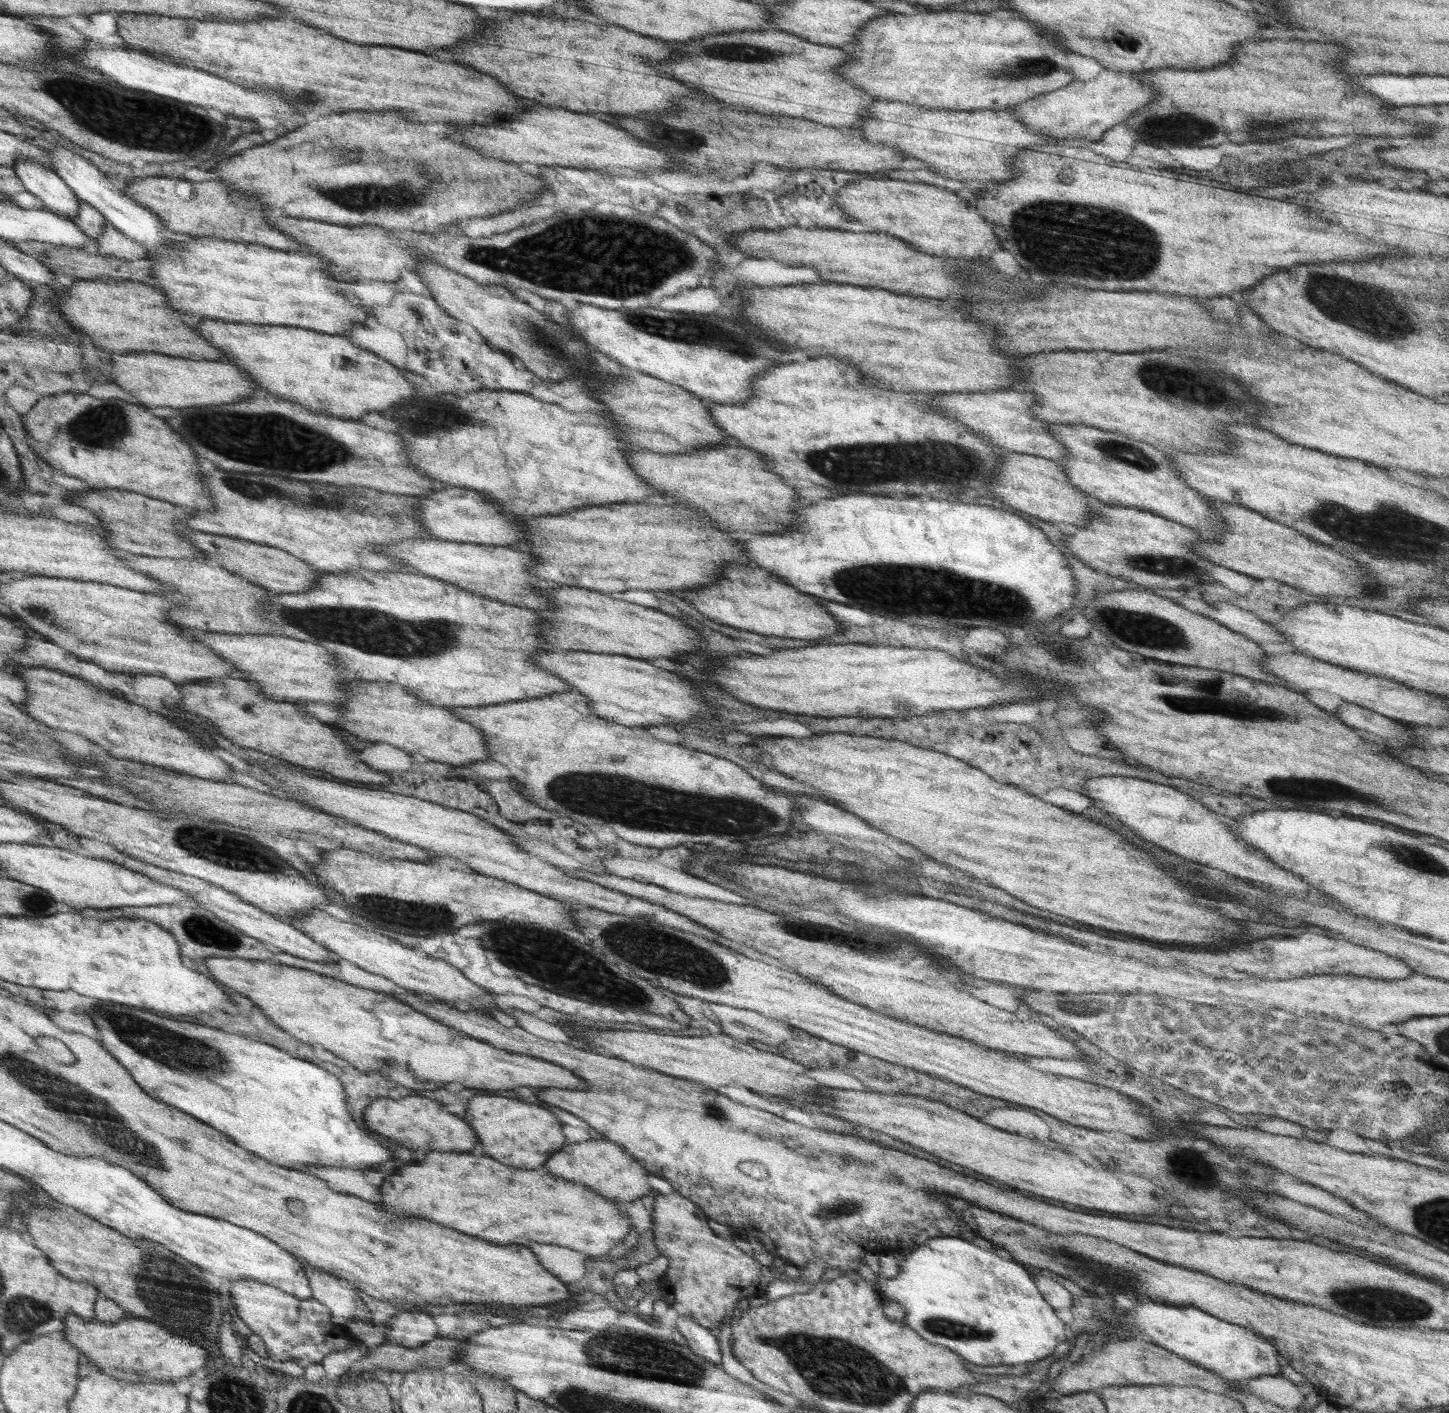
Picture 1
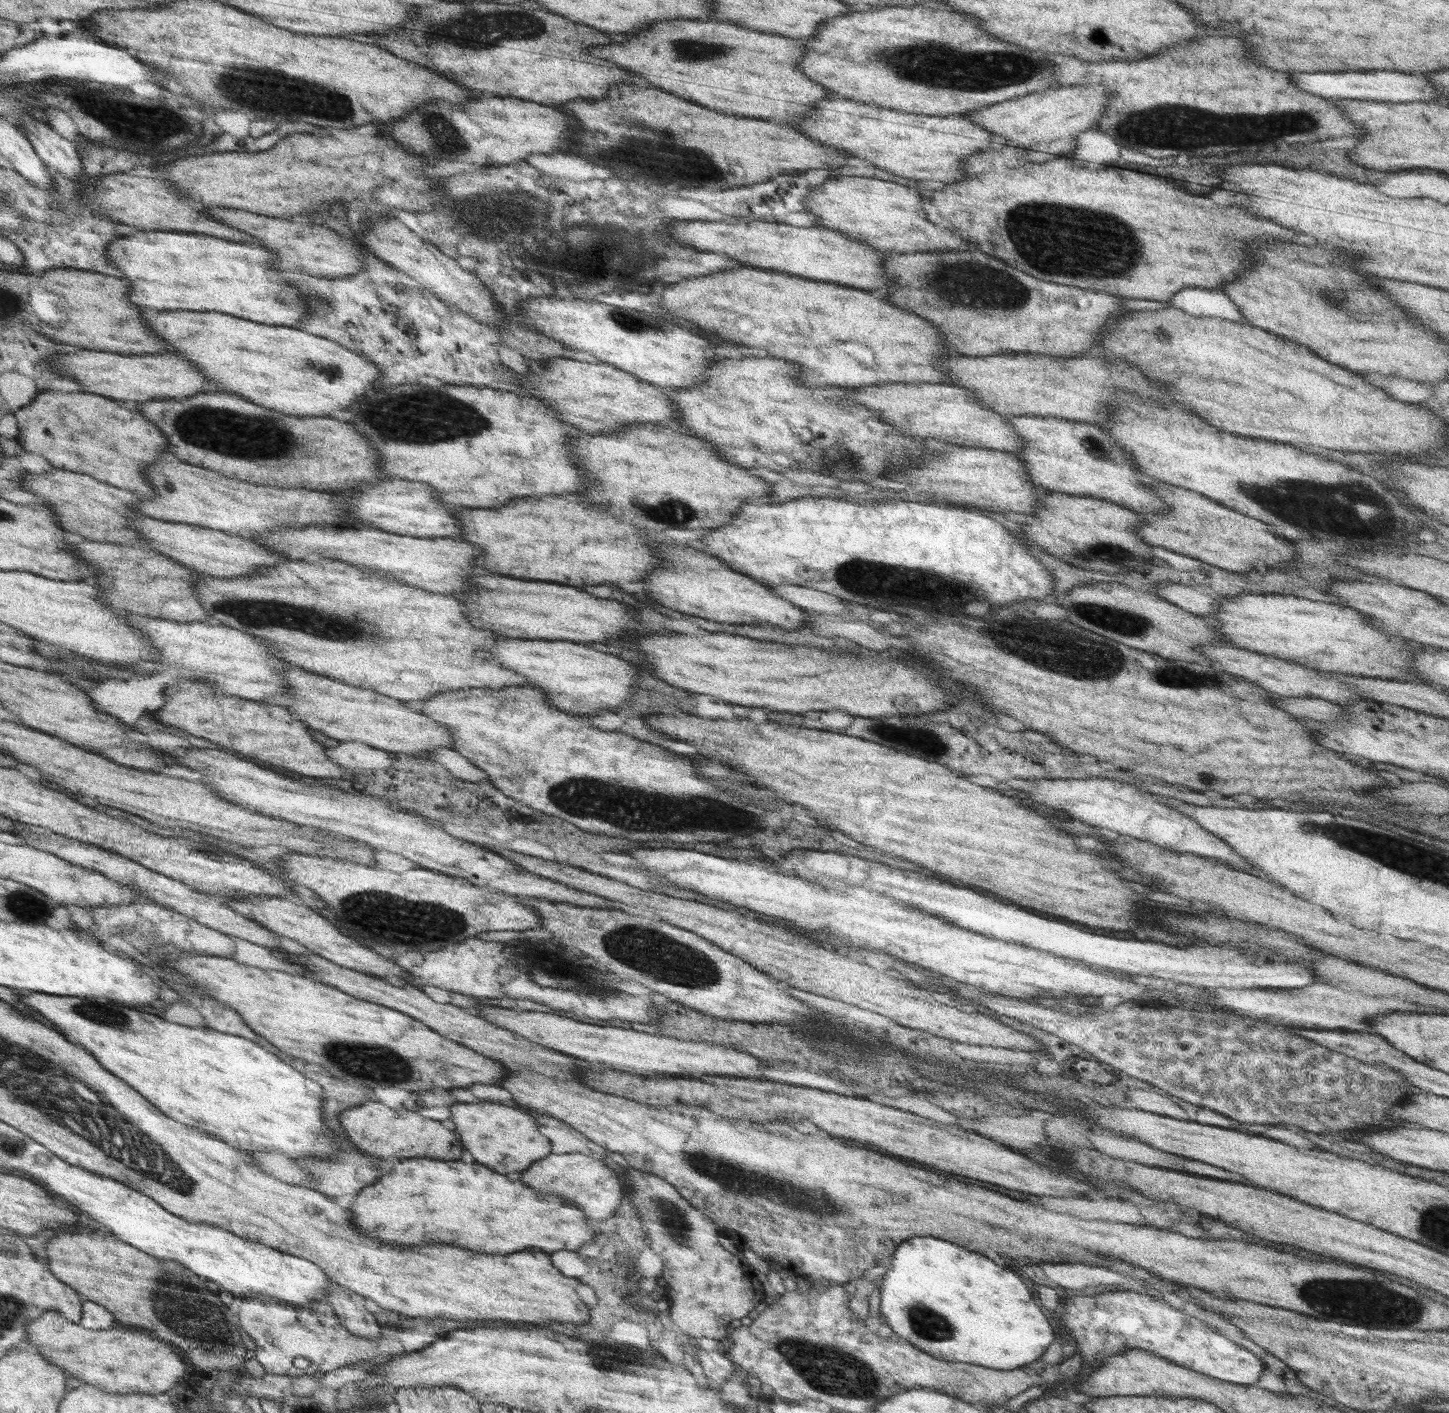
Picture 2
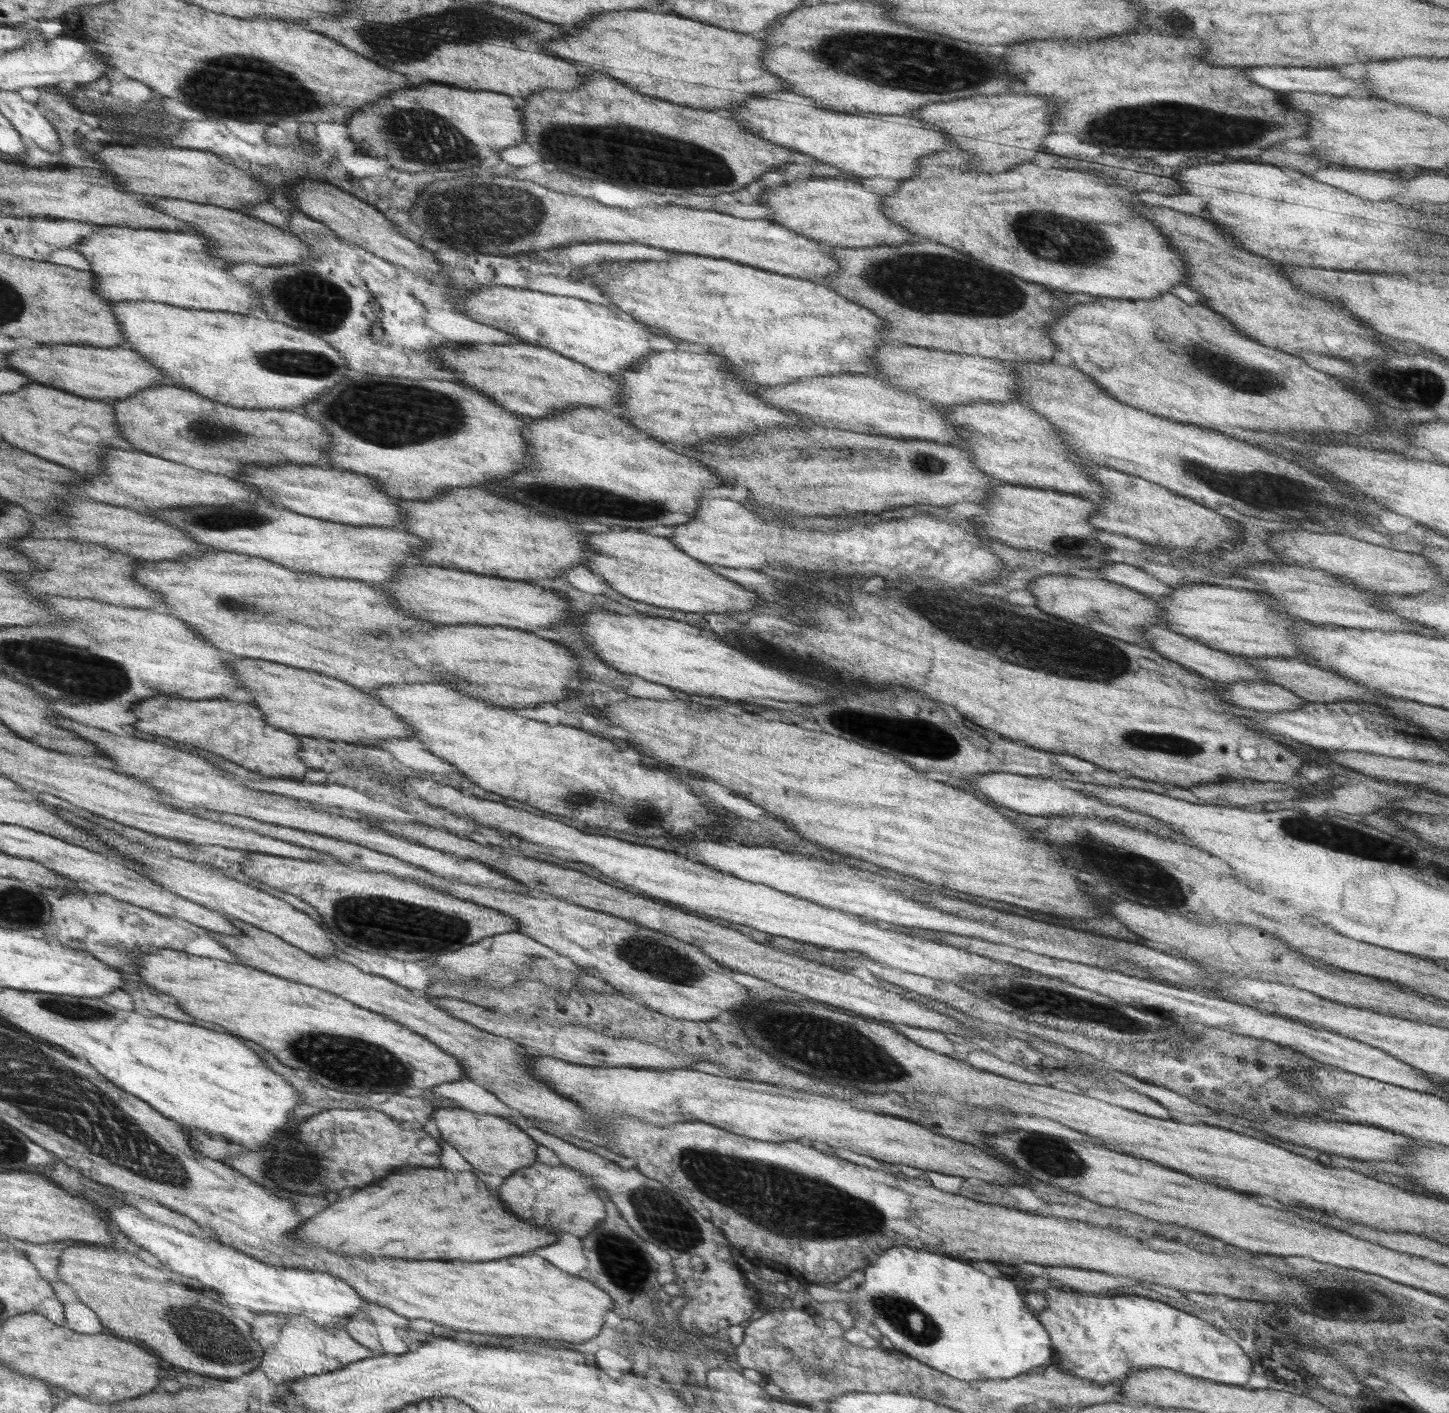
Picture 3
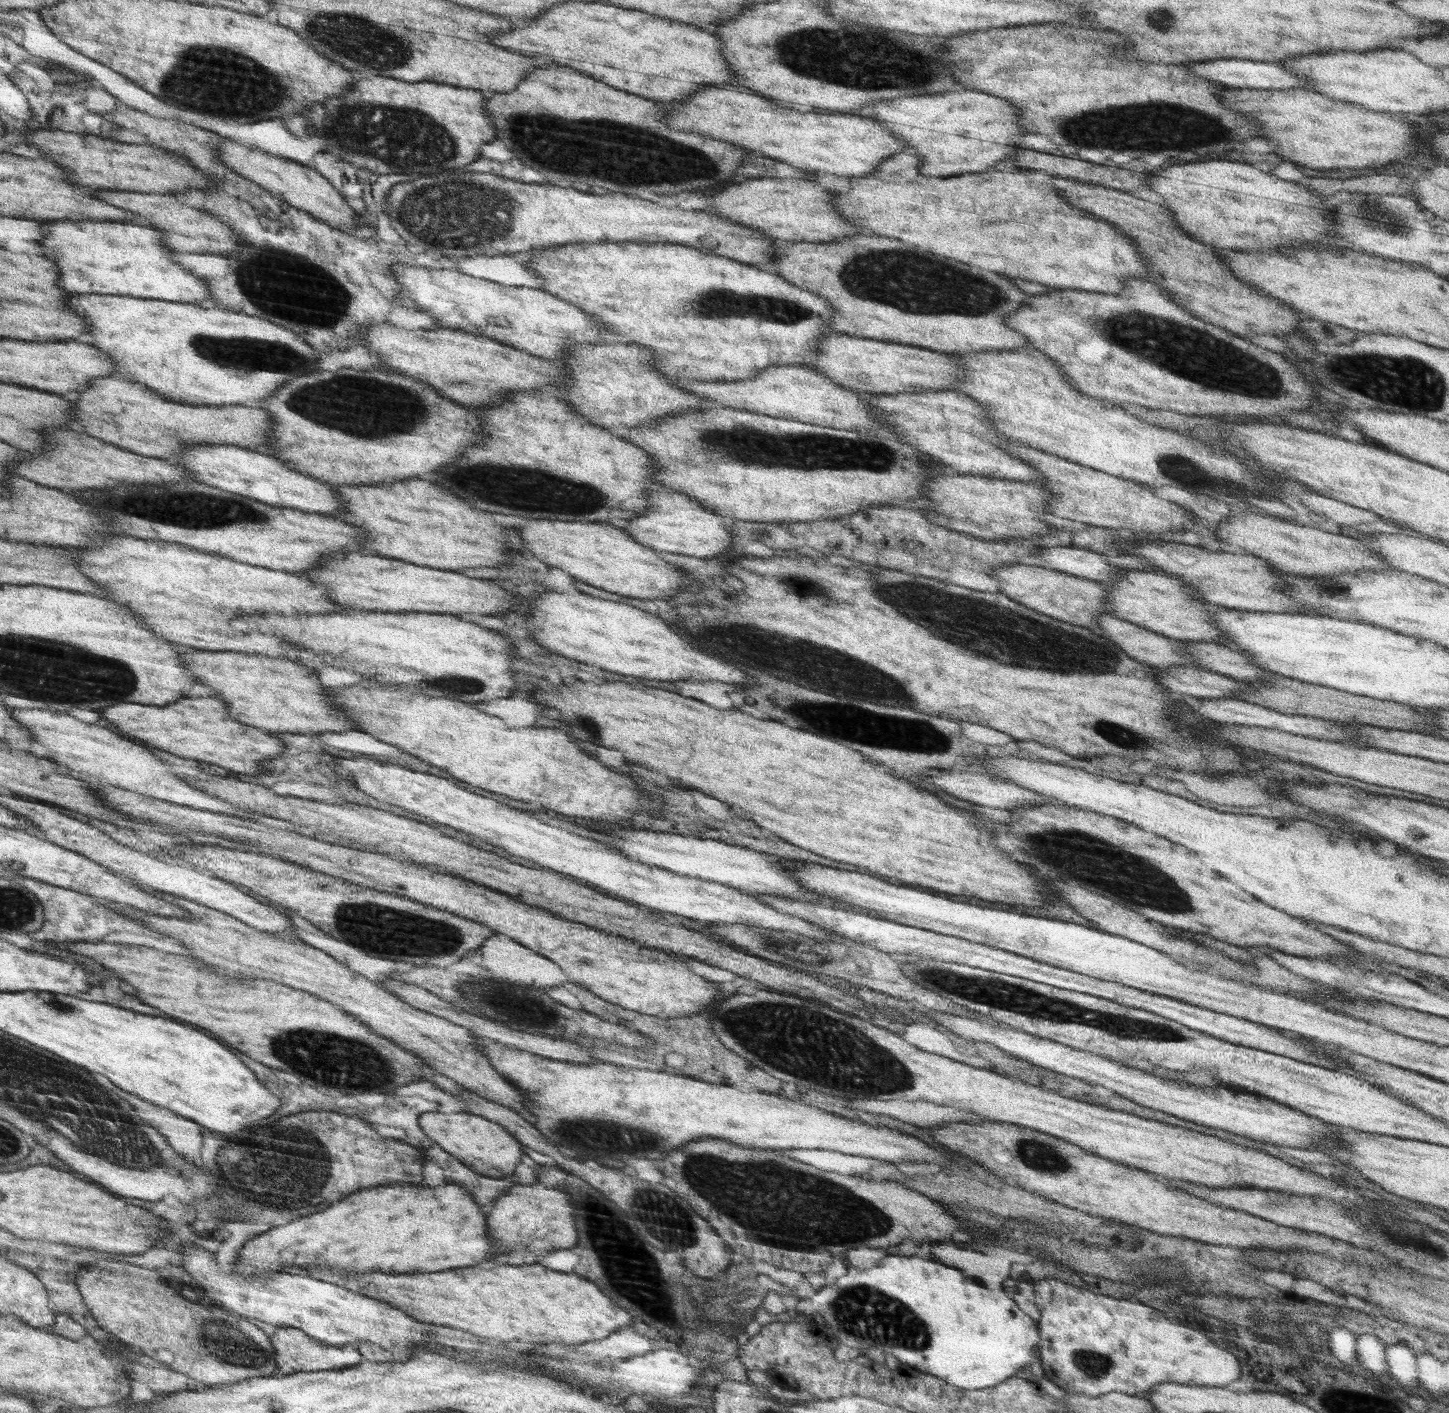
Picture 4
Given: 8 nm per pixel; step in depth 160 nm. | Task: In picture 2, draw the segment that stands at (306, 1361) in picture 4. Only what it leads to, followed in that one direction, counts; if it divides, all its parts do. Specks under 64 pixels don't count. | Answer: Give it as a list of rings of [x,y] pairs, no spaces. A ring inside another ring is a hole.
[[[251,1292],[242,1296],[237,1316],[242,1328],[256,1344],[256,1360],[268,1374],[313,1376],[315,1372],[332,1372],[345,1364],[358,1364],[377,1356],[405,1354],[403,1345],[396,1338],[380,1333],[377,1340],[370,1340],[352,1334],[339,1324],[333,1306],[326,1300],[296,1306],[267,1294]],[[297,1356],[308,1359],[310,1365],[306,1369],[294,1367],[292,1361]]]

